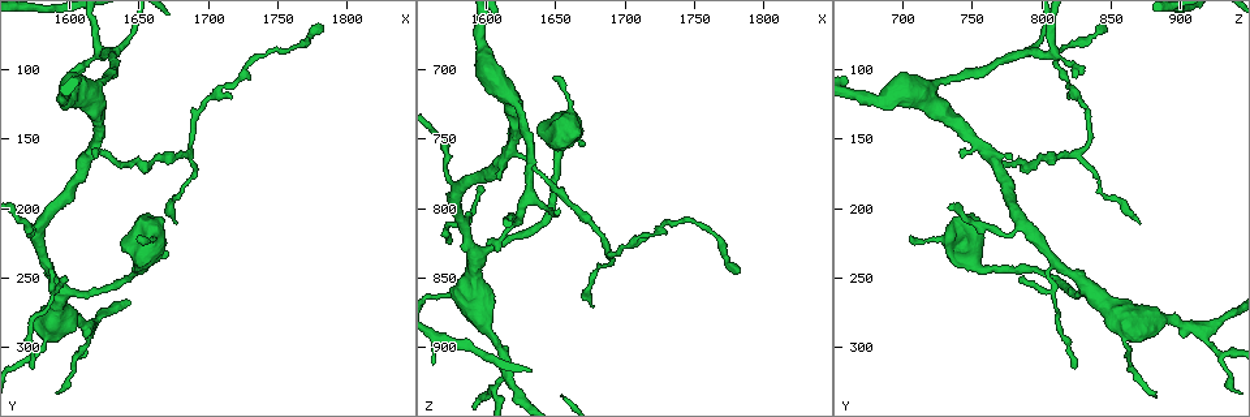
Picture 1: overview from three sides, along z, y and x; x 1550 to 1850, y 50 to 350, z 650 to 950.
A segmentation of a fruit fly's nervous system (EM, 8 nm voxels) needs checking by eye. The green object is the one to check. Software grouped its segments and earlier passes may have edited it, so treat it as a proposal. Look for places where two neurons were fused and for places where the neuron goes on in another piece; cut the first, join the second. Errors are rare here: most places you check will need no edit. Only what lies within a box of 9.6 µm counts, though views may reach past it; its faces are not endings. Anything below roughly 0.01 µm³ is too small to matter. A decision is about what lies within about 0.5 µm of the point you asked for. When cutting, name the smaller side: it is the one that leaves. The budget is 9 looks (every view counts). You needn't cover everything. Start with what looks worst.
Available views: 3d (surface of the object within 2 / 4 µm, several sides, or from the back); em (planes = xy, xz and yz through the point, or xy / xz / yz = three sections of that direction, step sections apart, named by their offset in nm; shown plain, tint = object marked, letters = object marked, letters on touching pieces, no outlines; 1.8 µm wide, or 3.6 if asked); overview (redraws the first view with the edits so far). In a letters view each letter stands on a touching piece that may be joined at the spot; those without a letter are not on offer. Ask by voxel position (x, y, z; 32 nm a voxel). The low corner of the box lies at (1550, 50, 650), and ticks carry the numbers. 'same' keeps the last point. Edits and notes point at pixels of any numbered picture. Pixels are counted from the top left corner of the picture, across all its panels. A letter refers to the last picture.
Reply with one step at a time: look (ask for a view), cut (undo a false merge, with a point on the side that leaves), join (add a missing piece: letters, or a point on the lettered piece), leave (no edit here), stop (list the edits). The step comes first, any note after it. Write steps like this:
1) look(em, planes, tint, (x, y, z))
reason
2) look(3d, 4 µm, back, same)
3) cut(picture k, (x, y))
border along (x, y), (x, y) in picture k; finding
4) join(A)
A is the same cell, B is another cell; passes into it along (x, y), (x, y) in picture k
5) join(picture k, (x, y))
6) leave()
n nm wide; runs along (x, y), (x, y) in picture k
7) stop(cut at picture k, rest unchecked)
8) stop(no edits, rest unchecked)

look(em, planes, letters, (1616, 162, 762))
sharp bend

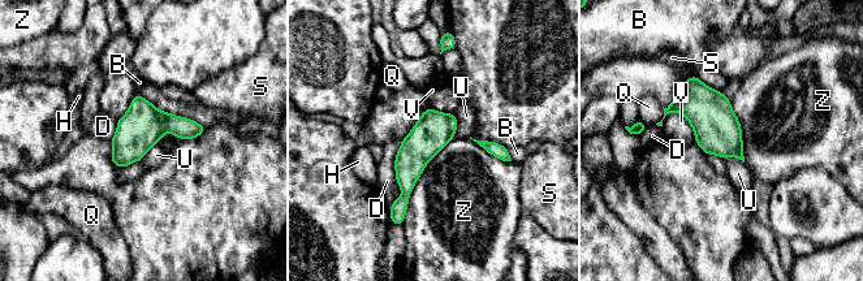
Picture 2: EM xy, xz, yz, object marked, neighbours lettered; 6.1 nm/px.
leave()
B, D, H, Q, S, U, V and Z are other cells; runs along (451, 116), (413, 155), (396, 207) in picture 2; continuous, no second neuron

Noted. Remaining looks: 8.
look(3d, 2 µm, (1632, 88, 786))
side arm on a straight run

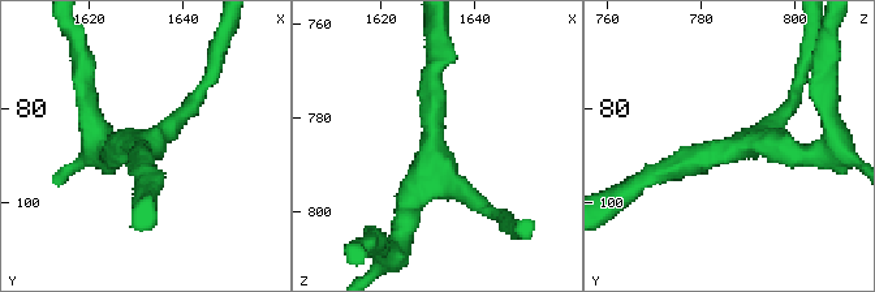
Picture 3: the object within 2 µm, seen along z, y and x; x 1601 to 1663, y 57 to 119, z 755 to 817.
look(em, planes, tint, (1632, 88, 787))
3 arms

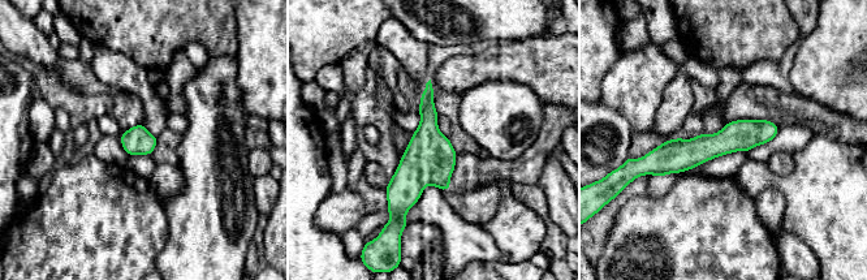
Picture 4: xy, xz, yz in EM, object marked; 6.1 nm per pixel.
look(em, planes, letters, same)
see the neighbours

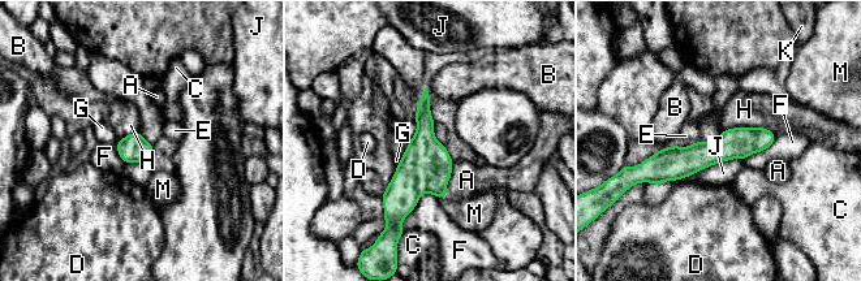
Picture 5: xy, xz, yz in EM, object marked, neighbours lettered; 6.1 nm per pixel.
leave()
A, B, C, D, E, F, G, H, J, K and M are other cells; border along (723, 129), (767, 128), (775, 135) in picture 5; one neuron here

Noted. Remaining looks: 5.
look(em, xz, step 4, tint, (1676, 212, 870))
branch stops here

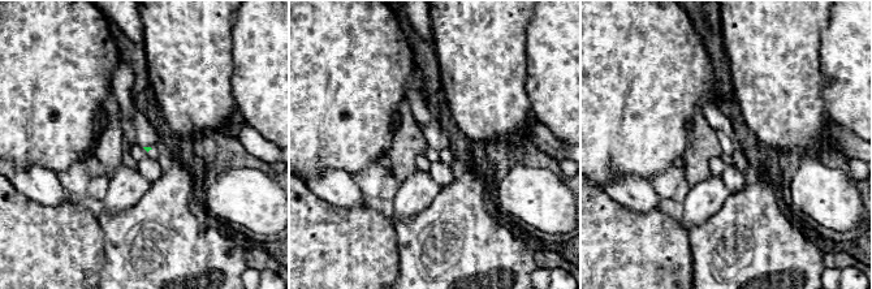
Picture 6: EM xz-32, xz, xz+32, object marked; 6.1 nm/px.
look(em, planes, letters, same)

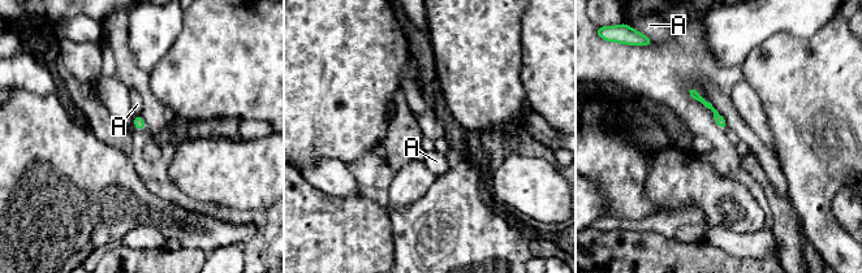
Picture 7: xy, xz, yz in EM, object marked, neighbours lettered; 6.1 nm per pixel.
leave()
A touches over 130 nm; A is another cell; none of them fits

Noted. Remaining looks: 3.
look(3d, 4 µm, (1582, 292, 860))
calibre changes

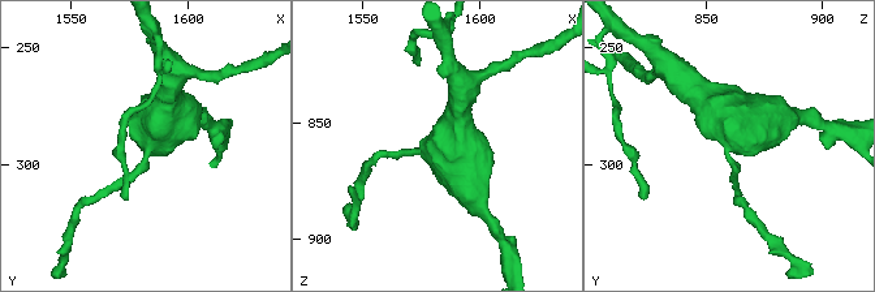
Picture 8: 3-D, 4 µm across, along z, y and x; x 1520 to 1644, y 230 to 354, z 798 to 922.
look(em, 3.6 µm, planes, letters, (1583, 291, 863))
need the tissue

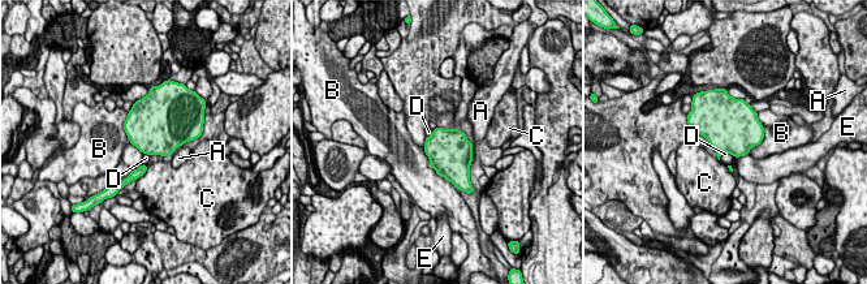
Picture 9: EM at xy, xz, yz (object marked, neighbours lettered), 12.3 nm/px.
leave()
500 nm wide; A, B, C, D and E are other cells; border along (733, 156), (724, 153), (719, 159) in picture 9; continuous, no second neuron

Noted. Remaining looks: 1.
stop(no edits, rest unchecked)

